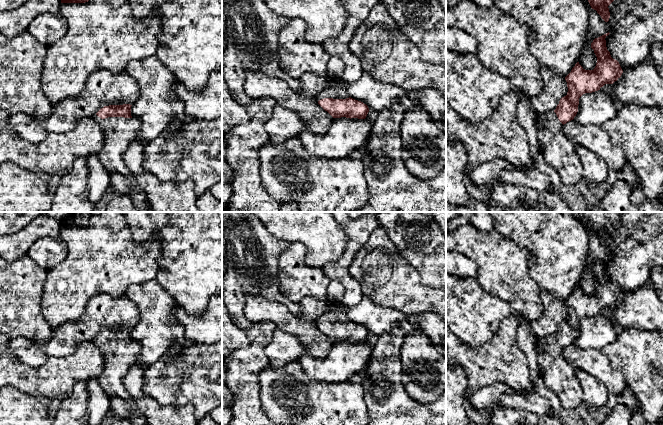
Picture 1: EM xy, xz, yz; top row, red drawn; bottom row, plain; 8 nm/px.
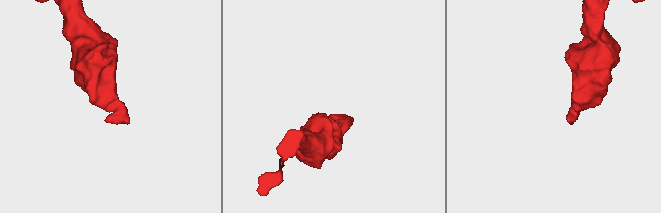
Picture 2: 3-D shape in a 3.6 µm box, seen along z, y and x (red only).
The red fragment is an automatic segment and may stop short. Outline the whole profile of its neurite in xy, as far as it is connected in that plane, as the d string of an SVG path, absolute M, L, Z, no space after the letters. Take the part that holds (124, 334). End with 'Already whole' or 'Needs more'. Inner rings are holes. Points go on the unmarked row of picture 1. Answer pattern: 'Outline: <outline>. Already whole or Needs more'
Outline: M104 330L93 340L104 355L104 369L98 377L98 382L109 398L116 396L128 404L132 425L148 425L146 419L138 412L134 398L123 386L123 378L140 352L139 346L131 340L131 330Z. Needs more

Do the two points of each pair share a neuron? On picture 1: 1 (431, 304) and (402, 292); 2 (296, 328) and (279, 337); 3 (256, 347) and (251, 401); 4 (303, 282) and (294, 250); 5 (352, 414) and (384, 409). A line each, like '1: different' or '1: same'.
1: same
2: different
3: same
4: same
5: different

